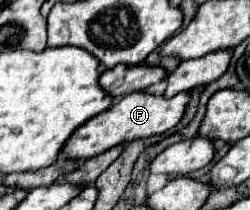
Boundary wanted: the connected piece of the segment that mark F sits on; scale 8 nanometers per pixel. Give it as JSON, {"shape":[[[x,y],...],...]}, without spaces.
{"shape":[[[133,91],[113,103],[113,107],[107,109],[107,113],[101,113],[87,121],[87,125],[81,125],[73,135],[71,141],[63,147],[63,155],[71,159],[89,159],[95,157],[115,145],[129,143],[133,139],[145,139],[153,135],[161,135],[169,129],[173,129],[185,115],[185,109],[189,105],[189,93],[179,93],[171,99],[163,95],[149,95],[145,91]]]}

